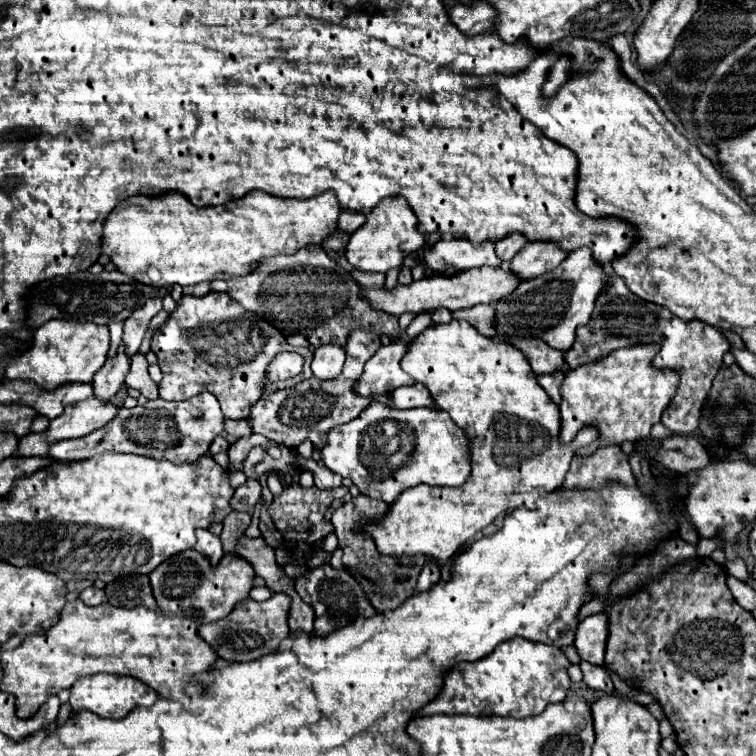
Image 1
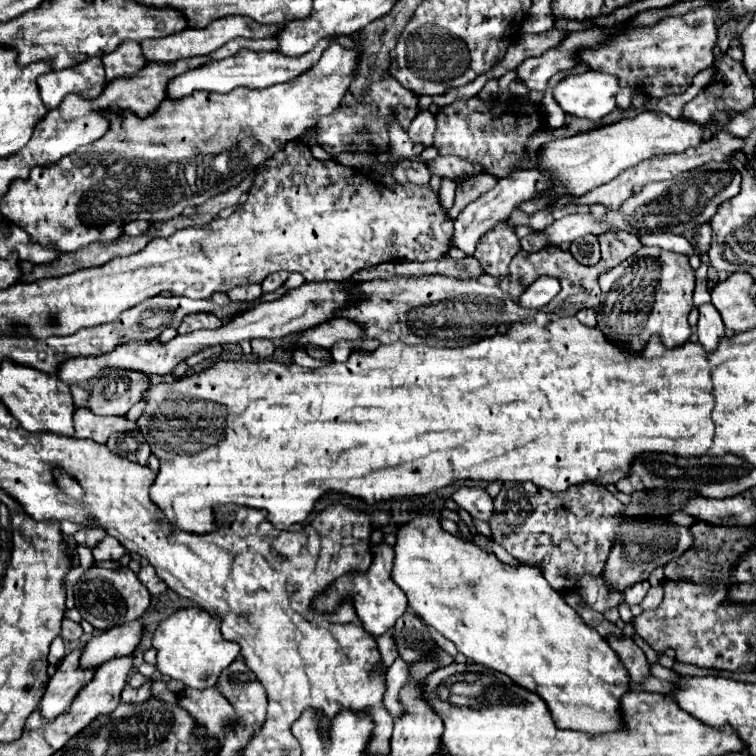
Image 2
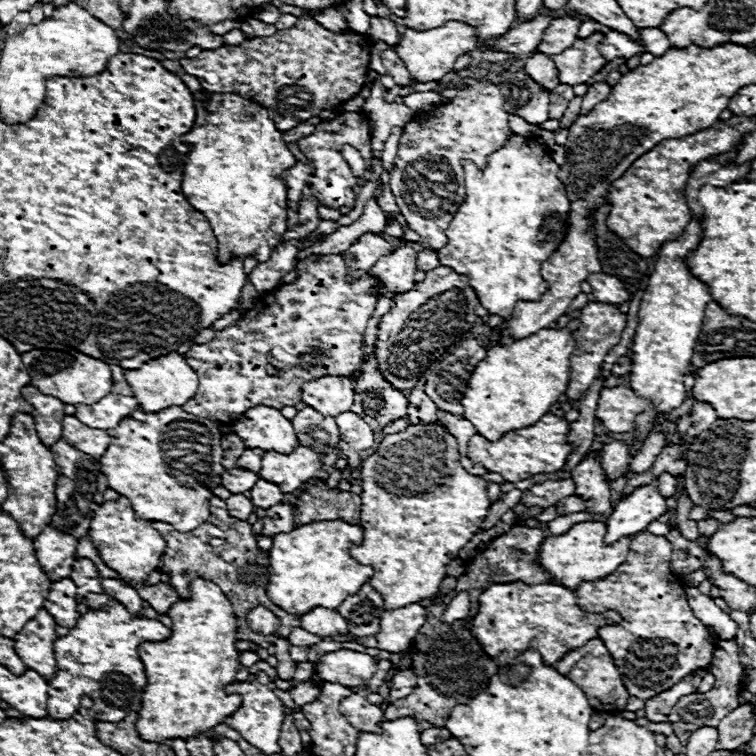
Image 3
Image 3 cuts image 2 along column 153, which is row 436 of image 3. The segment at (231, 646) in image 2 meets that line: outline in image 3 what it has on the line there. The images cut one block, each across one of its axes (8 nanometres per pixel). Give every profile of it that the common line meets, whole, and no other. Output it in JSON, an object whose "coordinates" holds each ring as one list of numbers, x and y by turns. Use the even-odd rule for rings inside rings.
{"coordinates":[[732,152,732,154,720,154,720,156,716,156,716,160,708,158,708,160,702,160,700,164,696,164,692,176,688,178,686,190,684,190,688,208,692,212,692,220,688,222,684,232,674,242,664,242,660,246,658,256,656,256,658,260,654,262,654,270,650,274,648,288,642,296,640,312,638,312,640,322,638,322,634,342,630,348,630,358,632,358,630,388,642,398,650,398,654,402,654,406,636,418,638,440,634,442,634,448,642,446,644,438,648,436,648,432,654,426,658,412,668,412,672,408,678,408,686,398,684,374,690,370,690,358,694,354,694,346,696,346,698,334,702,332,702,324,704,324,704,310,706,310,708,302,712,300,708,286,700,278,692,276,692,272,688,270,688,264,684,262,688,252,692,252,692,248,696,248,702,240,704,210,698,206,696,198,698,198,698,190,704,184,726,186,726,184,740,182,742,178,750,178,750,162,734,164,734,160,736,160,736,154]]}

